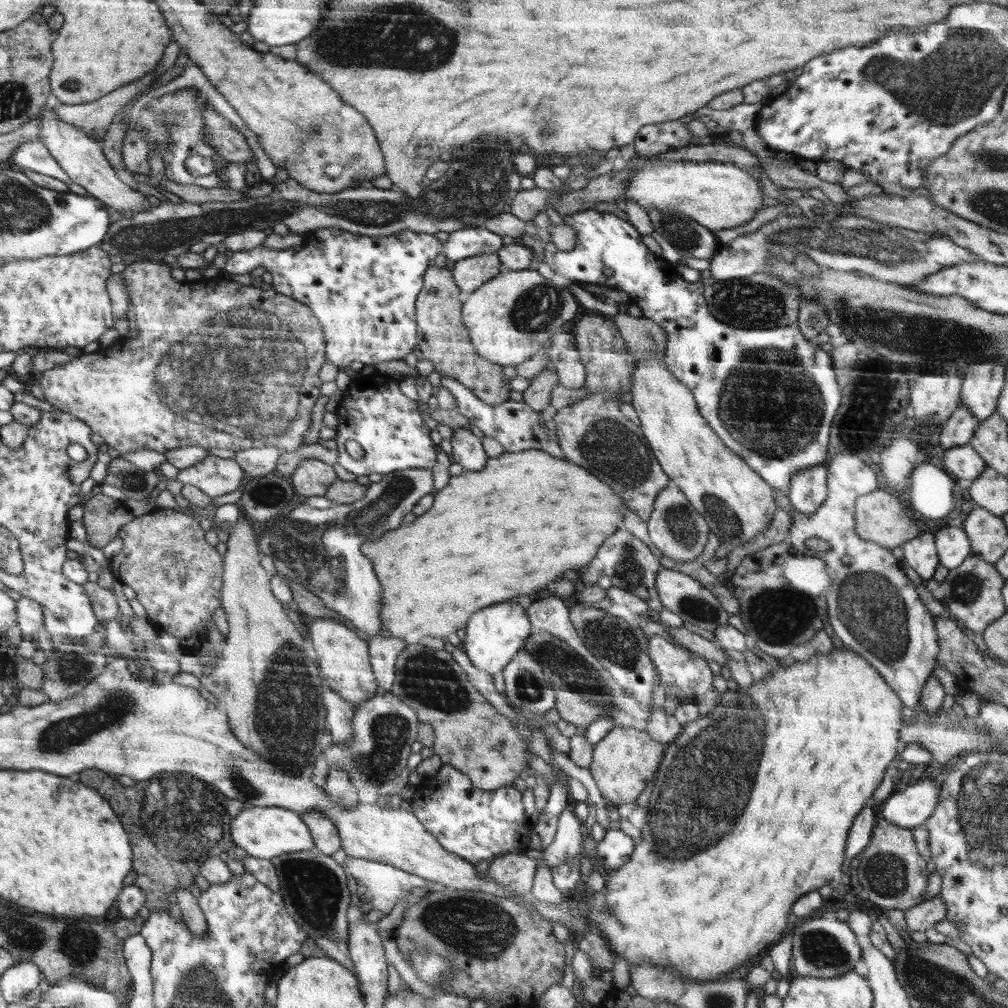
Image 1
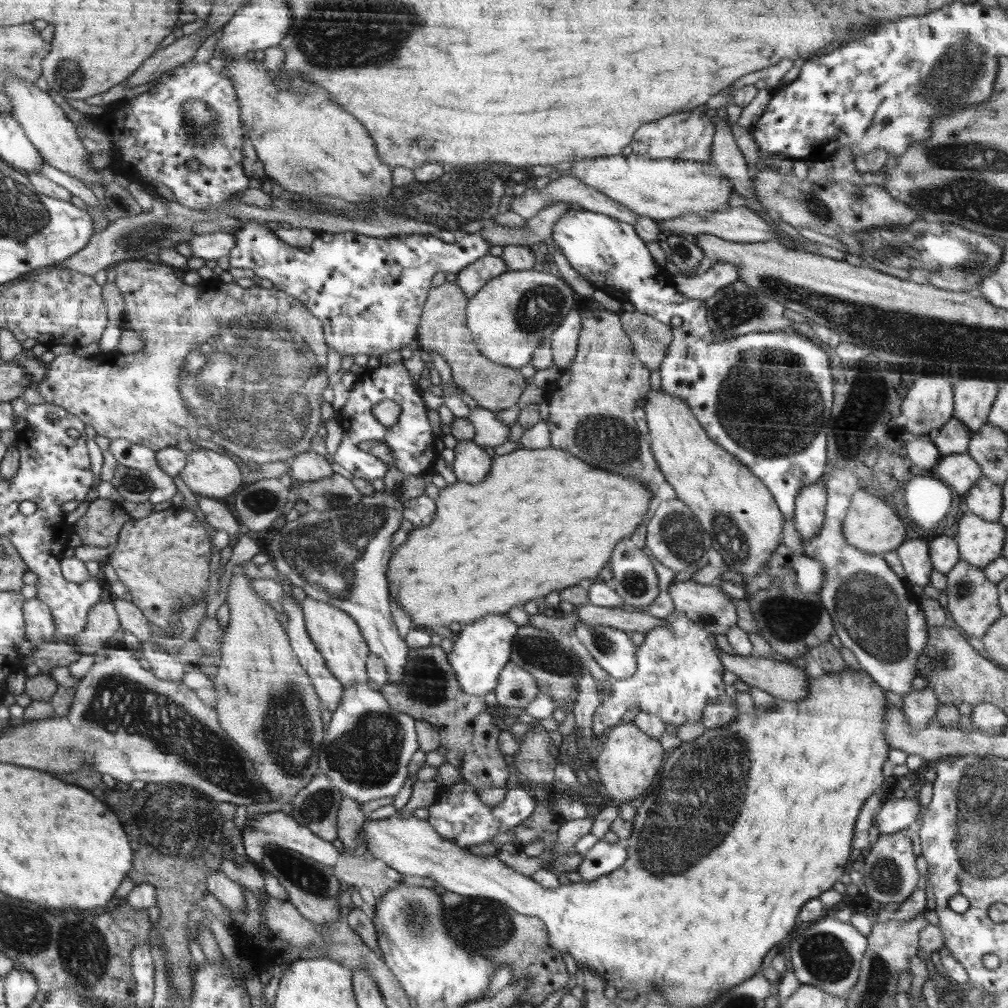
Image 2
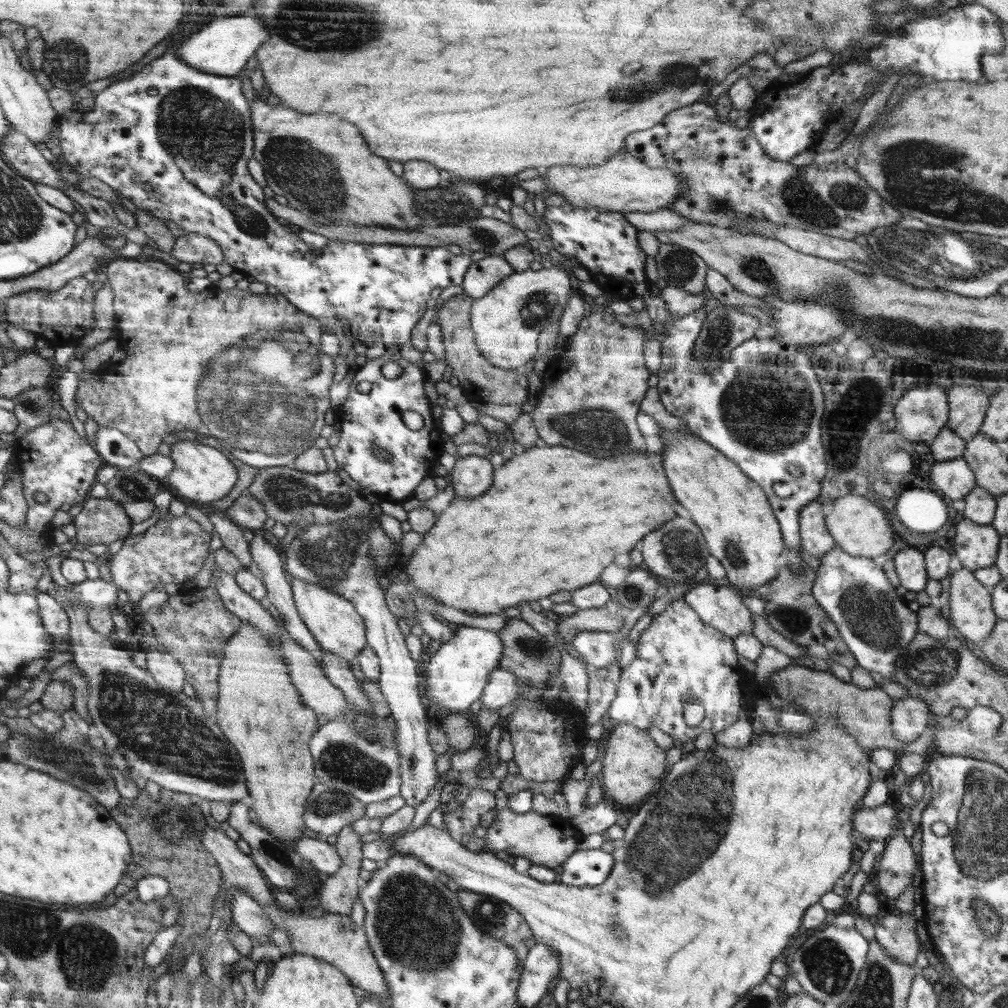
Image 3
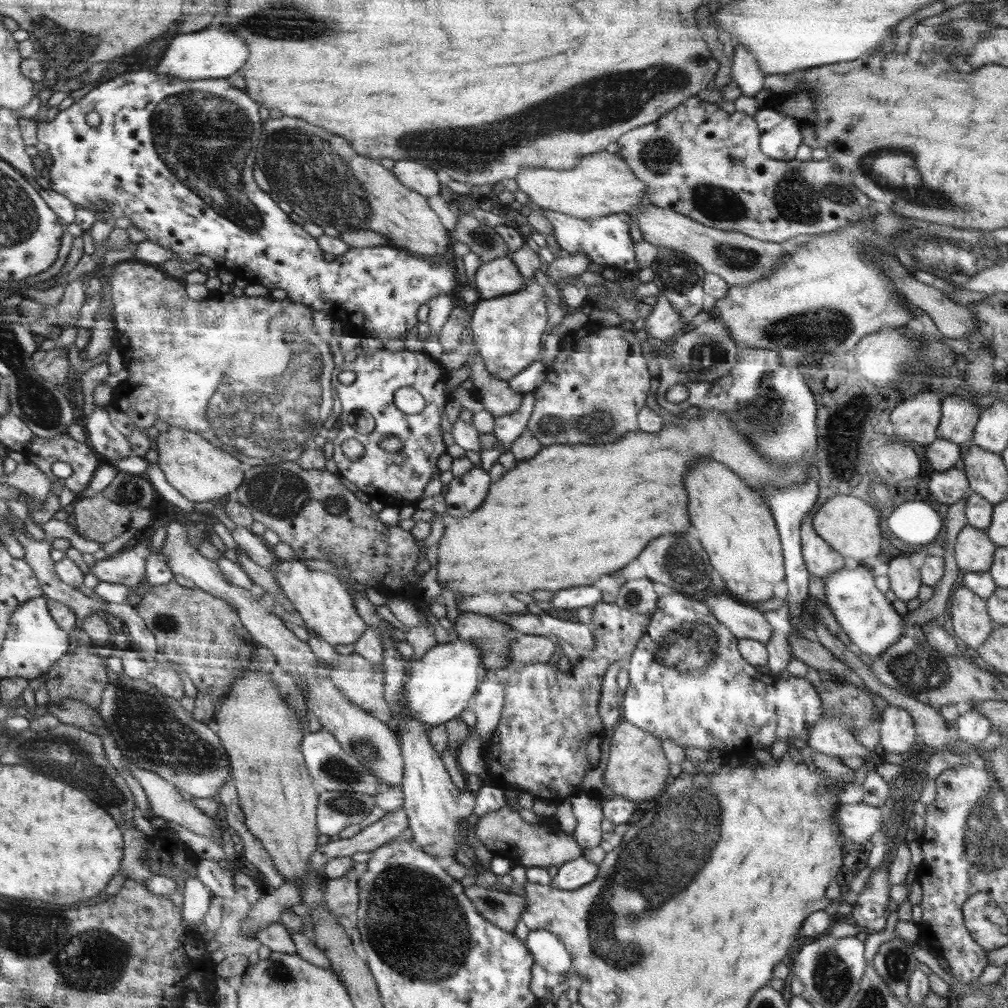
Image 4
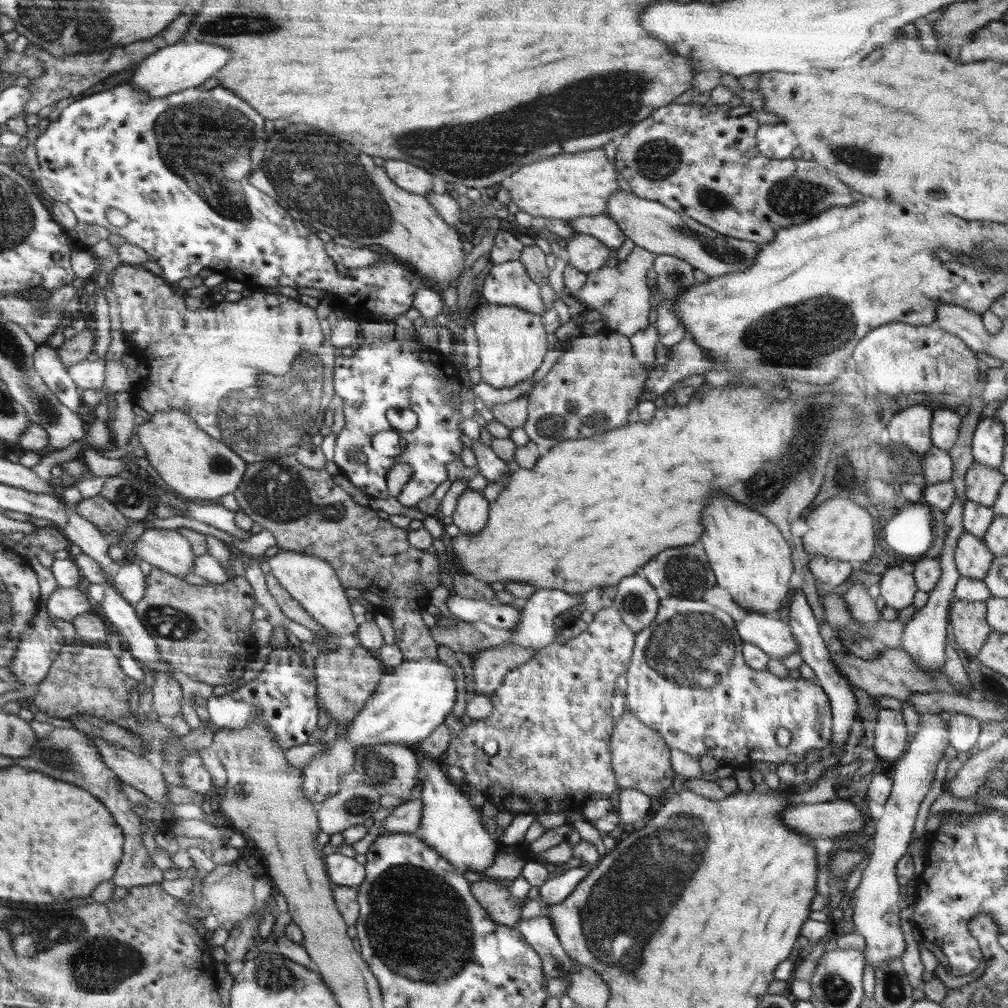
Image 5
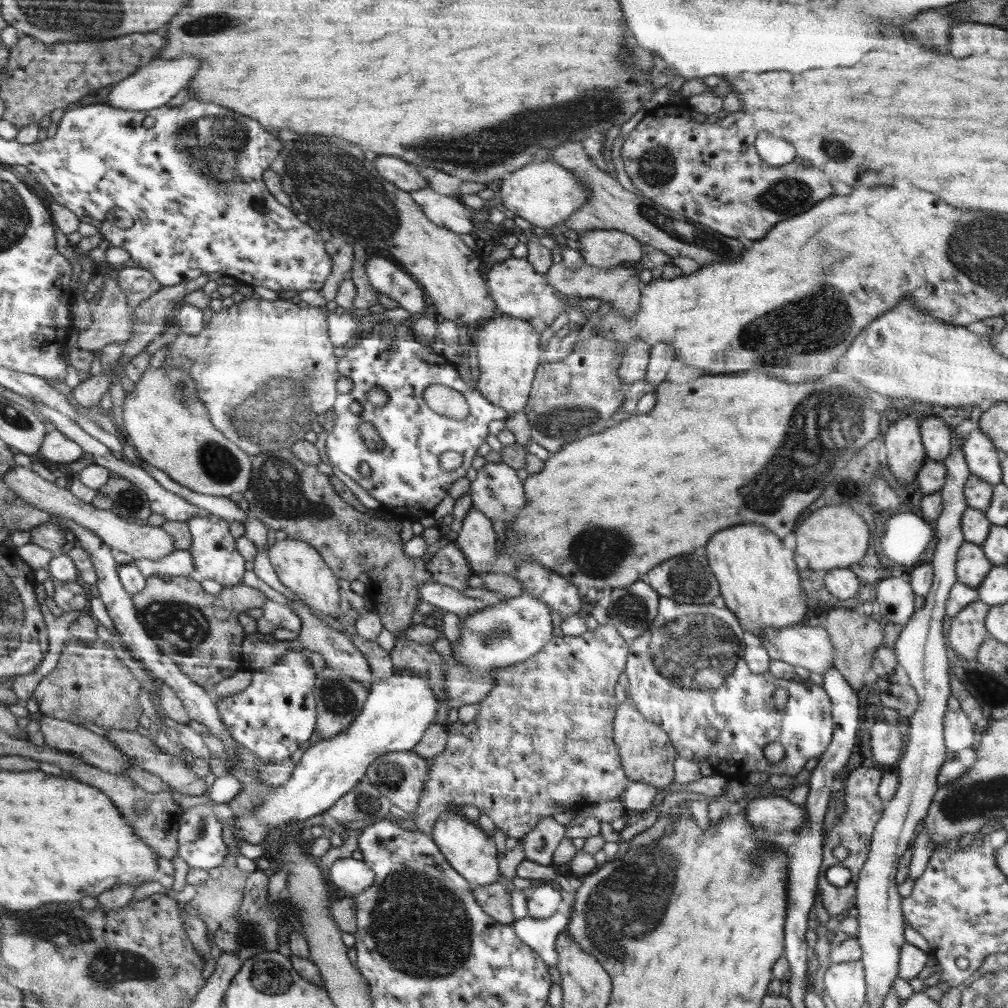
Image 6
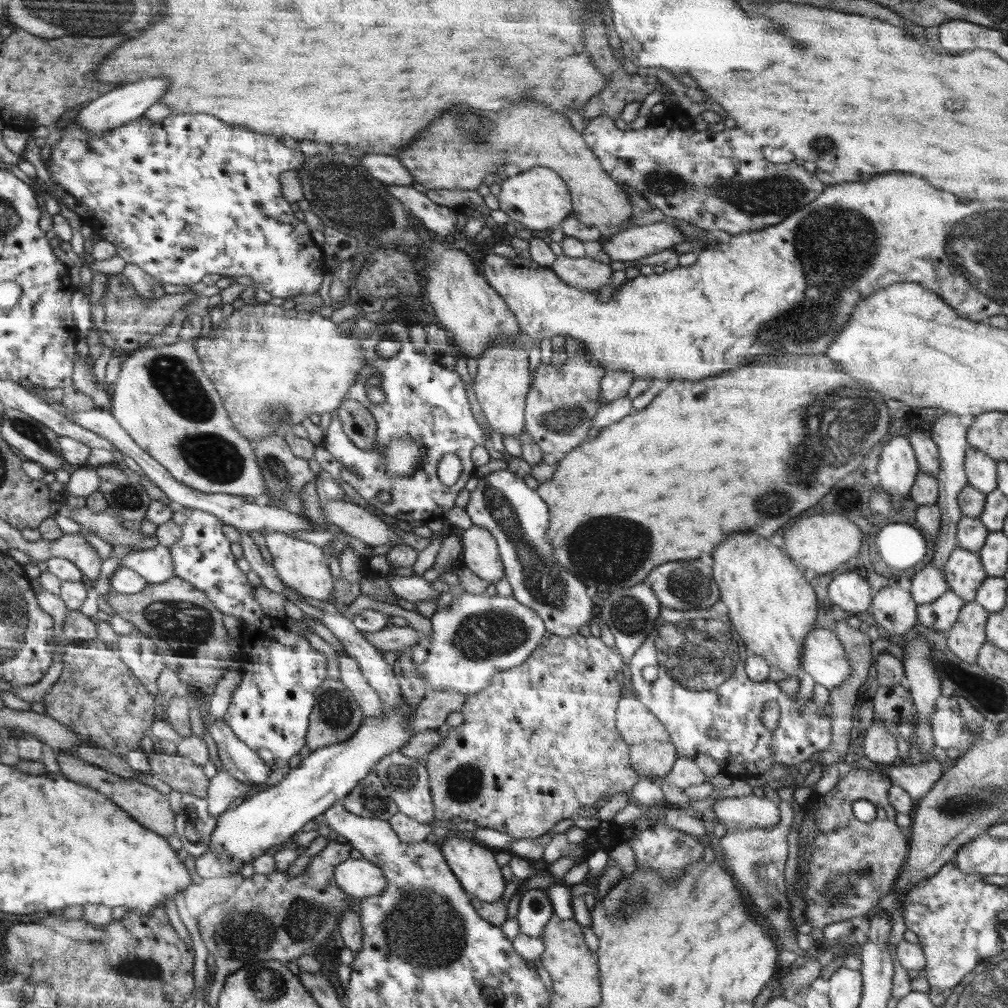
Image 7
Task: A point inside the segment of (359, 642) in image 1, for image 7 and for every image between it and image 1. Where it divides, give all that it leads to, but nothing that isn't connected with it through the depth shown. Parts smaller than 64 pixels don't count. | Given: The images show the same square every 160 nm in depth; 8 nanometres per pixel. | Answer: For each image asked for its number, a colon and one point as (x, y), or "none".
2: (338, 637)
3: (332, 620)
4: (323, 603)
5: (312, 581)
6: (300, 567)
7: (298, 563)

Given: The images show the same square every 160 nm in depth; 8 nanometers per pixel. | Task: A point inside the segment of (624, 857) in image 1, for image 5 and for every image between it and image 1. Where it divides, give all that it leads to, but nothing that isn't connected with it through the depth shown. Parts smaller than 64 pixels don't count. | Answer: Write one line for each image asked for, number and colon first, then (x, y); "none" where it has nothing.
2: (604, 857)
3: (586, 867)
4: (578, 872)
5: (554, 890)

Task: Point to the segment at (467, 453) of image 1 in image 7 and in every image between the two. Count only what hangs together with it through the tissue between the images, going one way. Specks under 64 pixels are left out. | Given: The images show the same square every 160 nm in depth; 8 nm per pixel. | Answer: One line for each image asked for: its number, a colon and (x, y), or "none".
2: (472, 463)
3: (472, 475)
4: (464, 494)
5: (471, 513)
6: (477, 540)
7: (480, 553)

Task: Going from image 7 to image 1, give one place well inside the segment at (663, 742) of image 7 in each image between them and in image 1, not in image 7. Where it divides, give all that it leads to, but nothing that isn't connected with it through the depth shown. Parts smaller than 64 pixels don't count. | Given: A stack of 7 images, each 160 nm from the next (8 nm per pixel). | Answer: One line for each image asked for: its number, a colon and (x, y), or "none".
1: (623, 761)
2: (629, 760)
3: (633, 761)
4: (637, 770)
5: (641, 758)
6: (647, 751)

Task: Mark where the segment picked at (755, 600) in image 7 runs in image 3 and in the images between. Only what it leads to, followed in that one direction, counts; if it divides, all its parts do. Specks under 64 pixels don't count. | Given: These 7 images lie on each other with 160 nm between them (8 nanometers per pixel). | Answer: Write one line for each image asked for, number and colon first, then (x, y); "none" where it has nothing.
3: (731, 509)
4: (740, 536)
5: (752, 561)
6: (759, 581)

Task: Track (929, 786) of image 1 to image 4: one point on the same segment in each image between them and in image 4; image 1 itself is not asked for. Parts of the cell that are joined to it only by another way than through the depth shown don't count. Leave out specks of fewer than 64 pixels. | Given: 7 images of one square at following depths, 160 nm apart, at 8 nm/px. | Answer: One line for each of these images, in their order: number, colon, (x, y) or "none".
2: (894, 815)
3: (877, 823)
4: (858, 822)

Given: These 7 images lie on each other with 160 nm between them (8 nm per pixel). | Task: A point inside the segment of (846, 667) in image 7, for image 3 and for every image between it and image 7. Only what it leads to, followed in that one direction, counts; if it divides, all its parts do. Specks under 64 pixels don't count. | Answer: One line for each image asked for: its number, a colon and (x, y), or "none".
3: (717, 605)
4: (745, 621)
5: (772, 635)
6: (804, 646)

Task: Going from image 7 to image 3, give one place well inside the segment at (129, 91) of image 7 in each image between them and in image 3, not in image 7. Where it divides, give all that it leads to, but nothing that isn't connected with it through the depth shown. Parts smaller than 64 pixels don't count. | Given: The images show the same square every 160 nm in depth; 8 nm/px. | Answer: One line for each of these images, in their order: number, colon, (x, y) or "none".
3: (224, 46)
4: (214, 52)
5: (188, 64)
6: (156, 83)

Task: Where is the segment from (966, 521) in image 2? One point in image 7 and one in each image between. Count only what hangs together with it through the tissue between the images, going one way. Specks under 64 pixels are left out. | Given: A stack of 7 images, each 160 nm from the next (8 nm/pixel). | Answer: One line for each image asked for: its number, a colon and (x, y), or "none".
3: (976, 545)
4: (974, 551)
5: (973, 558)
6: (972, 566)
7: (964, 572)

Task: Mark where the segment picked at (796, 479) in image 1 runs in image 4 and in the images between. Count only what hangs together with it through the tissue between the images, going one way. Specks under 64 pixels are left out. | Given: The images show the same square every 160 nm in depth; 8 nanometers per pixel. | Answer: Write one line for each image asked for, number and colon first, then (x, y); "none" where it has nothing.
2: (811, 502)
3: (815, 539)
4: (821, 560)

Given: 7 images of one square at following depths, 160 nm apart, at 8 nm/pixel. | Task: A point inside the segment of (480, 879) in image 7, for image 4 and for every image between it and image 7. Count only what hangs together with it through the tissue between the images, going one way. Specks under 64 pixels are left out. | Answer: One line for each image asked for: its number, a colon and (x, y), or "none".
4: (435, 807)
5: (449, 824)
6: (471, 852)

